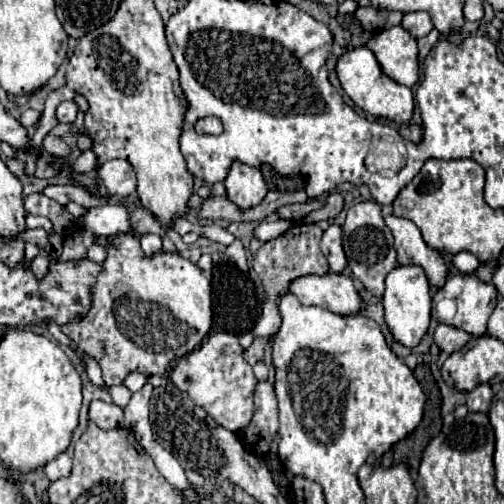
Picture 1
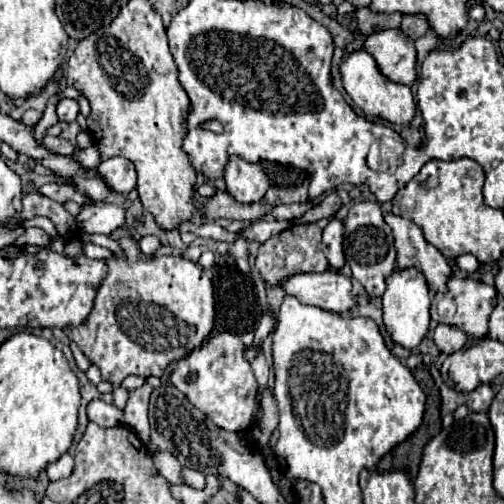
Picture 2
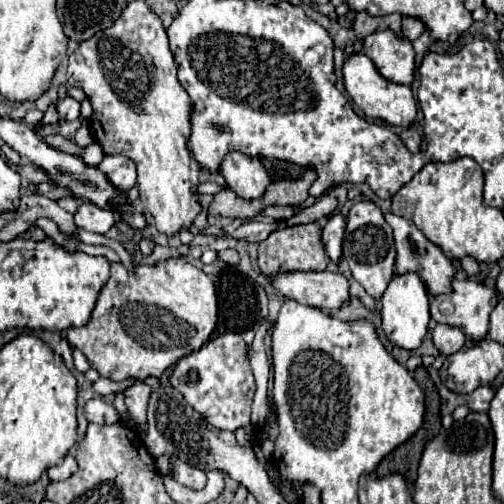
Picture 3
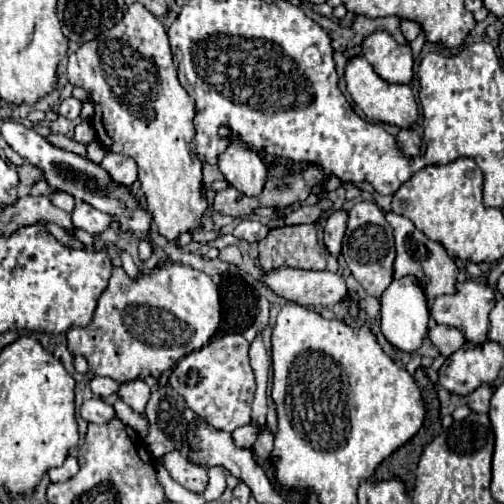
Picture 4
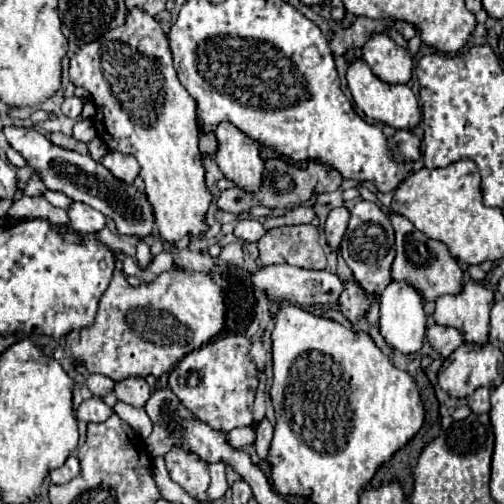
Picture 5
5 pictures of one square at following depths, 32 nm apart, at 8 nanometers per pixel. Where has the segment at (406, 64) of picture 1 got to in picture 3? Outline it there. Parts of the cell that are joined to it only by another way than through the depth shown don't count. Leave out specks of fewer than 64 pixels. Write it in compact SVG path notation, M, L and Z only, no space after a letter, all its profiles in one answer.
M392 30L374 32L364 40L364 54L368 54L376 70L390 82L410 86L414 80L414 48L408 38L396 36Z

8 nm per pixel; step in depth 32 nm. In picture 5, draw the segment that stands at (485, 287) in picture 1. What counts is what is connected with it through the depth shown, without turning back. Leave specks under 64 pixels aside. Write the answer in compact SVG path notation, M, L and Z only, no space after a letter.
M464 282L460 294L440 296L434 308L434 320L442 326L460 330L466 342L488 342L488 316L494 304L494 292L482 282Z

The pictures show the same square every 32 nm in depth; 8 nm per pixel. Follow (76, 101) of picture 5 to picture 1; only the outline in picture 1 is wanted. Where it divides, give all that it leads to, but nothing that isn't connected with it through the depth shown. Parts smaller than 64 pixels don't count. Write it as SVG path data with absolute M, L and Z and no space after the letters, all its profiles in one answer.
M74 100L70 102L62 102L56 110L56 116L58 116L58 122L62 124L72 124L76 120L76 112L78 112L78 106Z

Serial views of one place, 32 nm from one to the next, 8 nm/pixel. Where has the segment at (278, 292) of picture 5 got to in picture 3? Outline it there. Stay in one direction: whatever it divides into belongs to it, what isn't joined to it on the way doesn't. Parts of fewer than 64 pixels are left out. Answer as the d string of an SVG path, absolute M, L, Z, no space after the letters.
M286 272L272 280L272 286L278 288L286 298L294 298L300 304L336 310L350 304L350 284L338 272Z

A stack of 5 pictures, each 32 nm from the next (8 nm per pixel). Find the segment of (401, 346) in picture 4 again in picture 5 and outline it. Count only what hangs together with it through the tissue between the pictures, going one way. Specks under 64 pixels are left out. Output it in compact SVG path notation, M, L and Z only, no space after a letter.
M406 280L392 282L382 294L380 294L380 334L386 338L386 342L400 350L402 354L414 354L422 348L424 336L426 336L426 312L424 312L424 298L422 294L410 286Z

